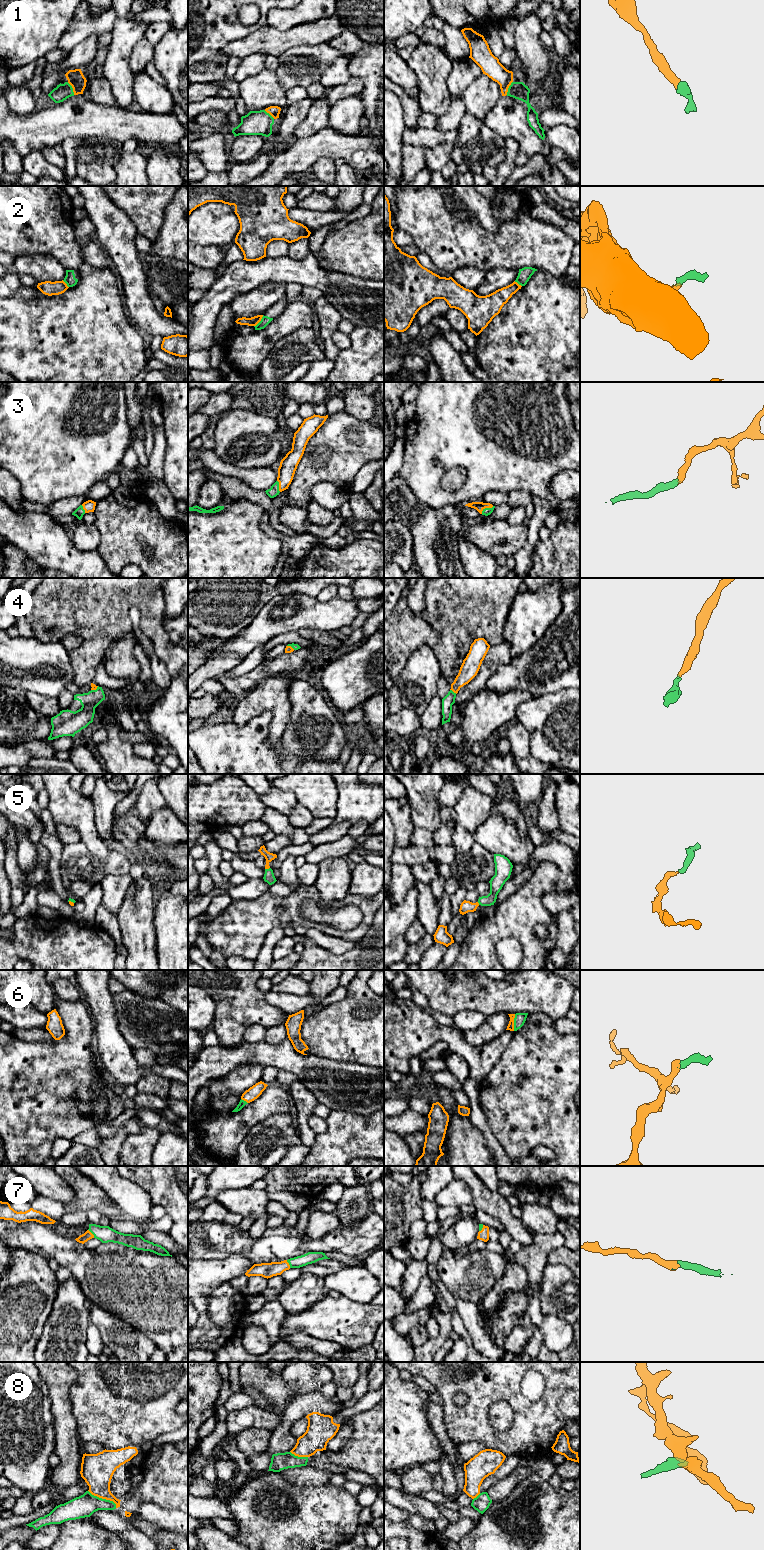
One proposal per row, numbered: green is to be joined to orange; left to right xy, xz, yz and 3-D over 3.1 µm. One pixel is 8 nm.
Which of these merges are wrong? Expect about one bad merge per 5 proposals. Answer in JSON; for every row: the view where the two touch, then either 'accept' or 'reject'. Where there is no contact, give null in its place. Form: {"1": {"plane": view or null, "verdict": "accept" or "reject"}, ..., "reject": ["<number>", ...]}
{"1": {"plane": "yz", "verdict": "accept"}, "2": {"plane": "xz", "verdict": "reject"}, "3": {"plane": "yz", "verdict": "accept"}, "4": {"plane": "yz", "verdict": "accept"}, "5": {"plane": "xz", "verdict": "accept"}, "6": {"plane": "yz", "verdict": "accept"}, "7": {"plane": "xy", "verdict": "accept"}, "8": {"plane": "xy", "verdict": "reject"}, "reject": ["2", "8"]}

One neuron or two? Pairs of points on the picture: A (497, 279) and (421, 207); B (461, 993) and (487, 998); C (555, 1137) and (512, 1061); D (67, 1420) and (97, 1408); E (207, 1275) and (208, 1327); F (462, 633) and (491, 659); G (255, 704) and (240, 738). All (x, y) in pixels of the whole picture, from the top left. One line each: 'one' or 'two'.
A: two
B: one
C: one
D: two
E: one
F: two
G: two

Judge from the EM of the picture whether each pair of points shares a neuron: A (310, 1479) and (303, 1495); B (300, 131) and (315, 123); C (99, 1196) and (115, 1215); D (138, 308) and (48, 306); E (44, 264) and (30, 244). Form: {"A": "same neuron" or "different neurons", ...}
{"A": "different neurons", "B": "same neuron", "C": "same neuron", "D": "different neurons", "E": "different neurons"}

